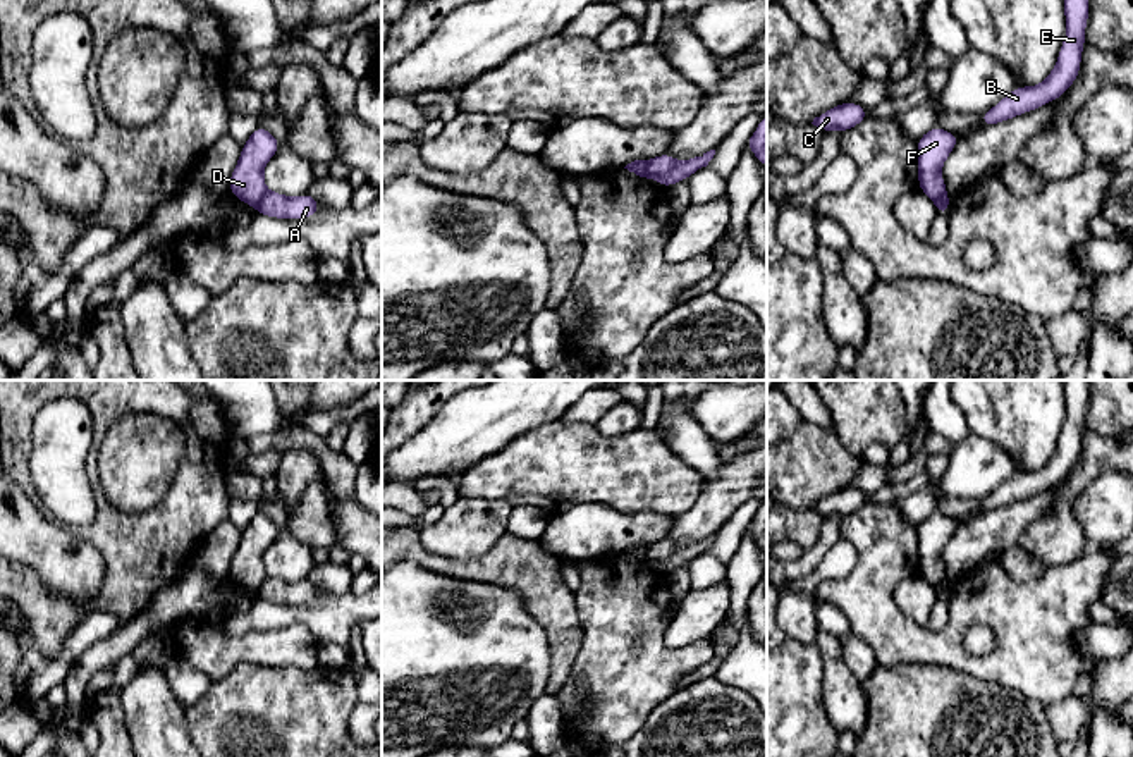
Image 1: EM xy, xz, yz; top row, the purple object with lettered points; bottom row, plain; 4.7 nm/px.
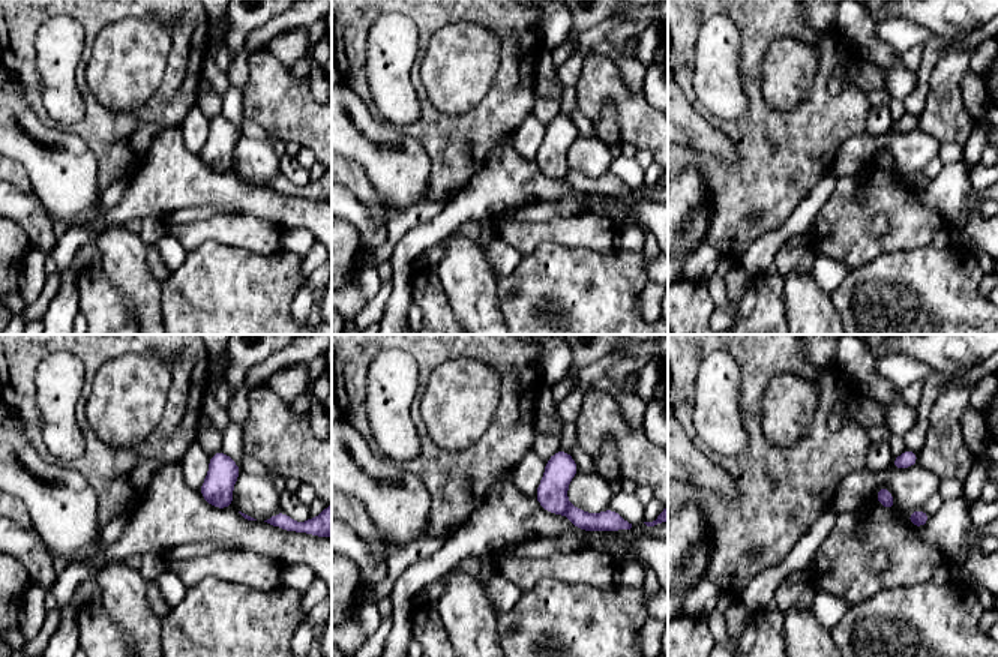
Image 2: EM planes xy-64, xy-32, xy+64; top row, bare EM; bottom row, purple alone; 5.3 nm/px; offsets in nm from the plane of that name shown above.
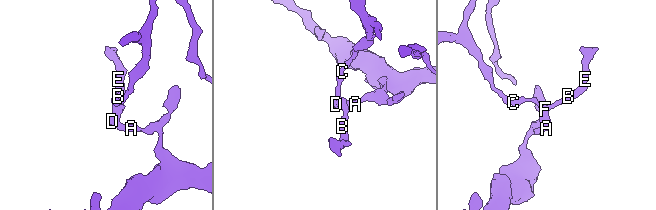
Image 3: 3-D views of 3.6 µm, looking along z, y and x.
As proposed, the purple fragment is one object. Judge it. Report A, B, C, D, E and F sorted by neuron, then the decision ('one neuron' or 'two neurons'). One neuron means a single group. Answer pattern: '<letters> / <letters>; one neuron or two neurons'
A / B C D E F; two neurons

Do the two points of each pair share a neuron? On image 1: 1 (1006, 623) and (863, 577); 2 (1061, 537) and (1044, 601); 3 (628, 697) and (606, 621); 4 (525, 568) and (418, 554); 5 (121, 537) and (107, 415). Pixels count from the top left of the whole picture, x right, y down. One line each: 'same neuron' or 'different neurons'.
1: same neuron
2: different neurons
3: same neuron
4: same neuron
5: same neuron

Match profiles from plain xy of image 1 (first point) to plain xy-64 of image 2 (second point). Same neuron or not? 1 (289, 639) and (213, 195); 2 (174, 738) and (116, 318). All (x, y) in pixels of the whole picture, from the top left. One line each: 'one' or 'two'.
1: two
2: two

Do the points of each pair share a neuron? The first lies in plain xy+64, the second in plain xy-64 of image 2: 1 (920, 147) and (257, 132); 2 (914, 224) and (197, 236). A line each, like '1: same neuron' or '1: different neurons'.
1: different neurons
2: same neuron

